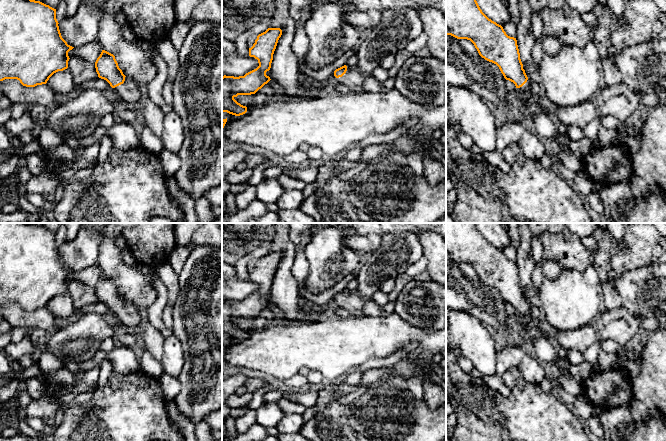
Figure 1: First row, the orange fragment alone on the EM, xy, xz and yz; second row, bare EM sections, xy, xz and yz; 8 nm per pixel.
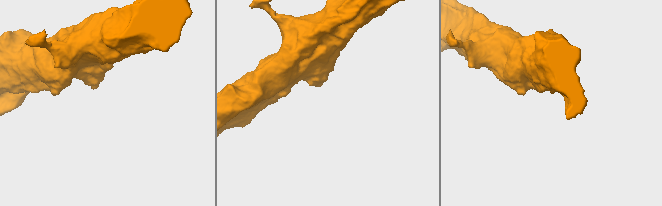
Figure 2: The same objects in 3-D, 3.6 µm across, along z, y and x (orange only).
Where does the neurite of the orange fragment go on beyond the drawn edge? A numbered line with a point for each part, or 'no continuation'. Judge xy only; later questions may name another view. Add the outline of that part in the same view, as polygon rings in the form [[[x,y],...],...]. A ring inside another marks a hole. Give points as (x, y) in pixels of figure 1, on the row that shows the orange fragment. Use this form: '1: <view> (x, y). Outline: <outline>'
1: xy (130, 93). Outline: [[[125,77],[123,84],[113,88],[118,95],[121,103],[125,103],[129,107],[139,111],[137,104],[144,96],[144,89],[129,77]]]

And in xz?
1: xz (353, 79). Outline: [[[347,67],[346,73],[342,77],[337,78],[337,81],[338,84],[346,86],[352,93],[363,93],[365,91],[362,85],[365,79],[366,76],[358,68]]]

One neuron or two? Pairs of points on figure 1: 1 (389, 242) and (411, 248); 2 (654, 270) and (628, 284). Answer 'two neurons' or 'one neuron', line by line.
1: one neuron
2: one neuron

